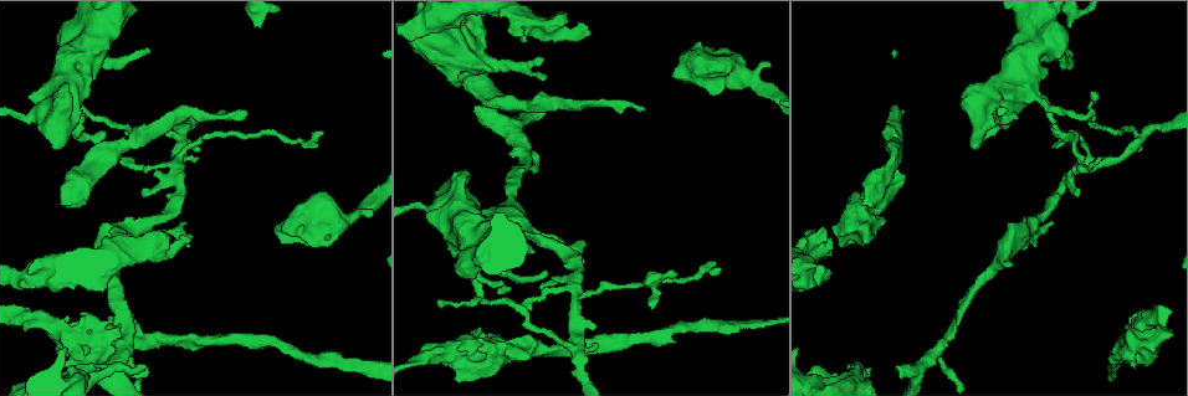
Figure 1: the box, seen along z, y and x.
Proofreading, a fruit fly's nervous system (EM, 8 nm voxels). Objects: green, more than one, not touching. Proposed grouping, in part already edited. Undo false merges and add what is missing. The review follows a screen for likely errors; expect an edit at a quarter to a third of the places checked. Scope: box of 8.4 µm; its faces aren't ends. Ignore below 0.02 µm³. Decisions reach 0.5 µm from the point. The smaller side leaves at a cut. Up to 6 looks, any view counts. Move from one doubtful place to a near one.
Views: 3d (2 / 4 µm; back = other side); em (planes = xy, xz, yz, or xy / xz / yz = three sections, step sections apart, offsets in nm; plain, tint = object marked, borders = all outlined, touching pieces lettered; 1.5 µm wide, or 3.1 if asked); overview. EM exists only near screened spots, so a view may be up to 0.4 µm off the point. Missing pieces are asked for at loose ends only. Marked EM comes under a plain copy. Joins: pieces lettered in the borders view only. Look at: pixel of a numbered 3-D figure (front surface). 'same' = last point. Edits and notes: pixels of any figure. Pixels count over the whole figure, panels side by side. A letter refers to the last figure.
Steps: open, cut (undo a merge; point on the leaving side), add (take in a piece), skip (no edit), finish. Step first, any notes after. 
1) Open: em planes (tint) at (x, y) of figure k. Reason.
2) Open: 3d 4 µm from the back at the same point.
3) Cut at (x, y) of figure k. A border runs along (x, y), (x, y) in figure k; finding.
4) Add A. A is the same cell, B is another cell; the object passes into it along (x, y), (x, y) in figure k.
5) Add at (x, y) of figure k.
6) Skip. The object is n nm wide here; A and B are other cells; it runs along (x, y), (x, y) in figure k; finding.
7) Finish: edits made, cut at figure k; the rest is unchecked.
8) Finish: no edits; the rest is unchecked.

Open: em xz step 4 (borders) at (862, 204) of figure 1. Free end.

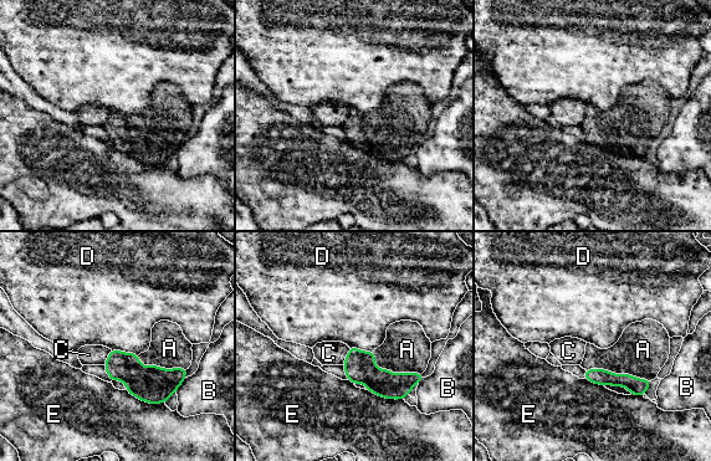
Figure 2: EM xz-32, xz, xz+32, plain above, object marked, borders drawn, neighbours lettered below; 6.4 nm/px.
Open: em planes (borders) at the same point. Cut it another way.

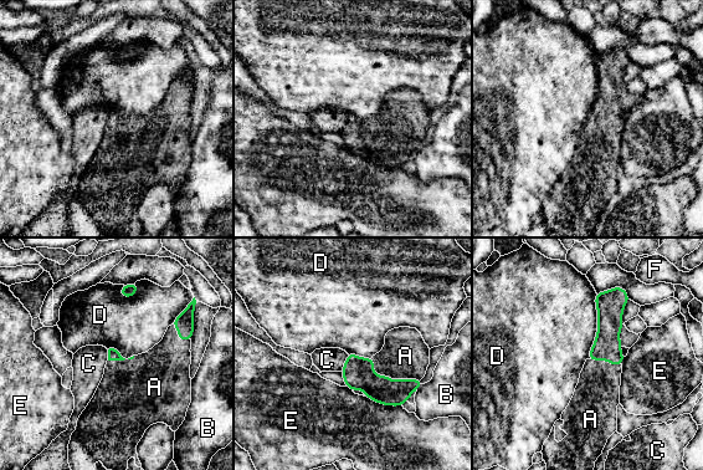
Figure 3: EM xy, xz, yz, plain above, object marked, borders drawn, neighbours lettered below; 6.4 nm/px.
Add A. A is the same cell, B, C, D, E and F are other cells; the object passes into it along (358, 372), (389, 378), (405, 356) in figure 3; the neuron continues.

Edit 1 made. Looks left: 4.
Open: em xy step 8 (tint) at (248, 113) of figure 1. End of a long branch.

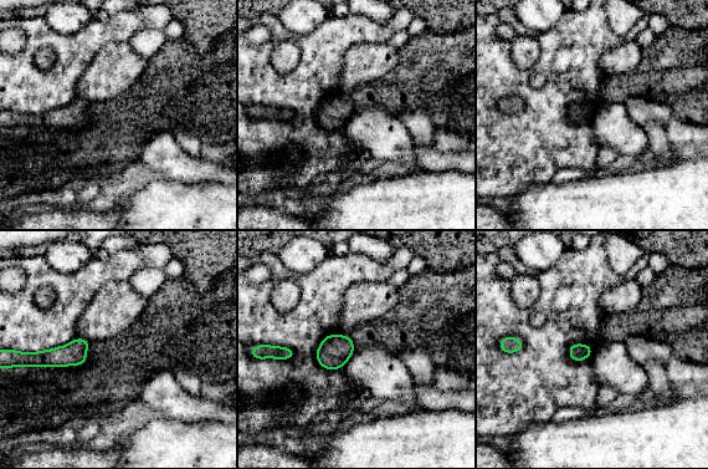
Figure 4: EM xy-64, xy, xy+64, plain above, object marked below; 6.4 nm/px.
Open: em planes (borders) at the same point. Another direction.

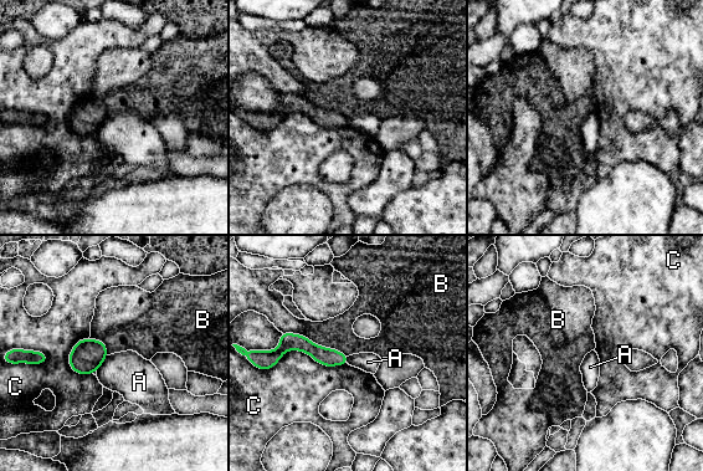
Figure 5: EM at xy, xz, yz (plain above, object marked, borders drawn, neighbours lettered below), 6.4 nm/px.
Skip. The object is 120 nm wide here; A, B and C are other cells; a border runs along (281, 331), (303, 334), (348, 356) in figure 5; no lettered piece goes on from it.

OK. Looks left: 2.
Open: em xy step 8 (tint) at (576, 347) of figure 1. Abrupt turn.

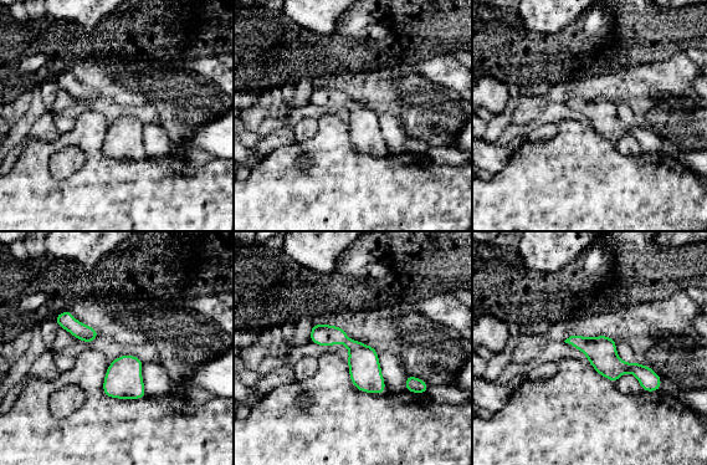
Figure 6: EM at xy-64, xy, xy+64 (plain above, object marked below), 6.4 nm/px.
Open: em planes (borders) at the same point. Another direction.

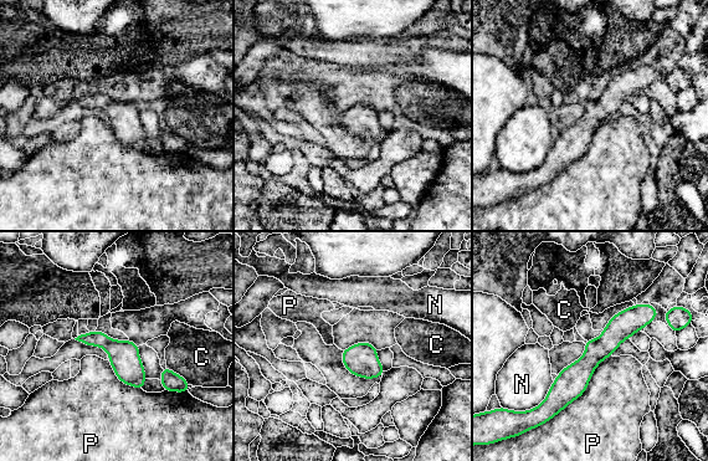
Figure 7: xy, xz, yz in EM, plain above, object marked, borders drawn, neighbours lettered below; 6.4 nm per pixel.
Skip. C, N and P are other cells; it runs along (648, 308), (629, 321), (540, 409) in figure 7; all the same neuron.

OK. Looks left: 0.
Finish: edits made, add at figure 3; the rest is unchecked.

